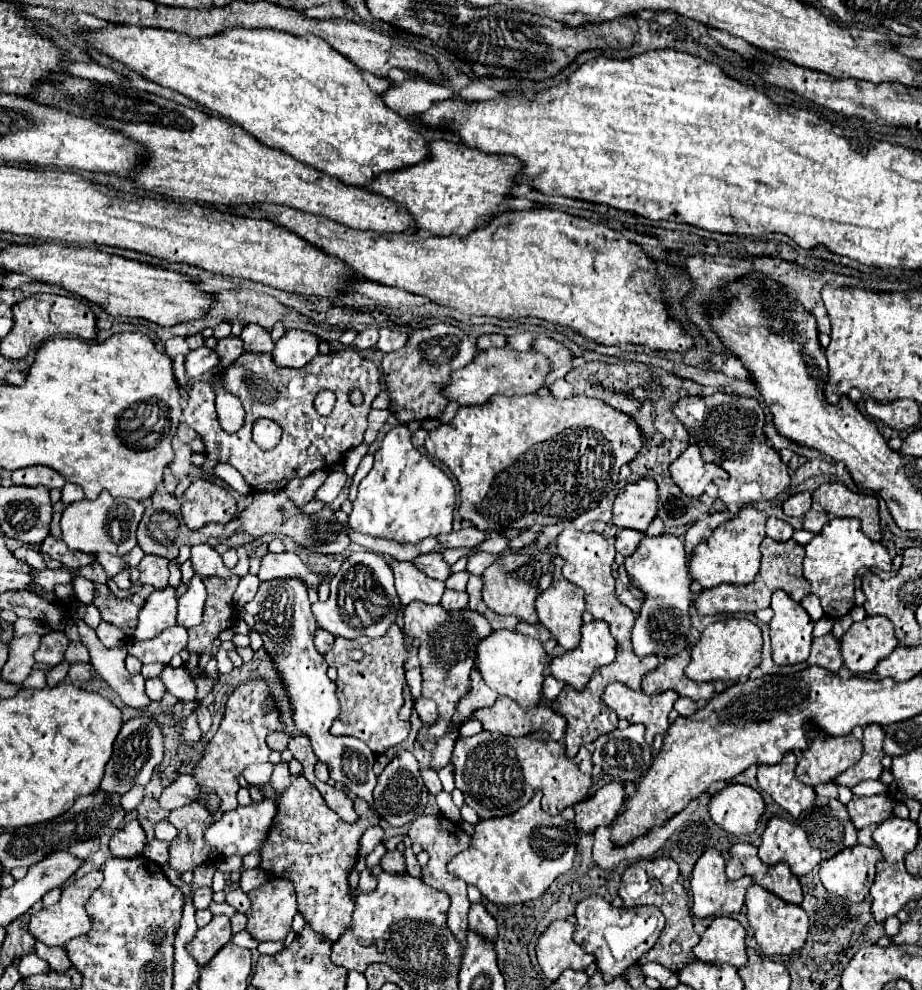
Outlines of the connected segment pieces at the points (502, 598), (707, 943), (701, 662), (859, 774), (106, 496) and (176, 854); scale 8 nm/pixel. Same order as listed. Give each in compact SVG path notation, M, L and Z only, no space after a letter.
M506 554L492 566L482 572L482 600L496 614L512 614L528 624L538 624L538 614L534 608L534 600L538 592L538 580L542 576L542 568L530 554Z
M718 916L700 936L694 954L698 960L704 962L728 962L740 968L748 960L744 938L746 930L738 920L728 916Z
M724 618L710 624L702 634L696 646L692 648L690 664L684 668L686 676L696 682L714 682L714 680L740 680L748 678L752 668L760 664L762 652L762 632L750 620Z
M868 724L864 728L864 752L862 758L850 766L846 772L842 772L840 776L834 778L834 784L838 786L856 786L862 780L878 780L882 774L882 766L880 760L884 758L882 752L882 738L884 738L884 730L876 724Z
M102 492L96 500L78 500L64 508L60 528L62 540L70 550L80 550L86 554L108 552L112 556L126 556L136 546L136 528L140 516L144 514L144 504L130 498L114 498L110 492Z
M190 804L170 812L168 820L180 830L170 844L170 866L180 874L216 858L216 850L204 840L204 830L212 818L202 804Z

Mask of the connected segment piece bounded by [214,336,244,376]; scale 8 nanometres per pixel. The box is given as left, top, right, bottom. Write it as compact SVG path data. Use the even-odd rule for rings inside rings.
M228 336L228 338L220 340L218 346L216 346L216 354L218 354L218 358L220 358L220 364L218 364L218 368L214 370L214 376L222 374L222 370L228 368L242 352L244 352L244 350L242 350L242 344L240 344L238 338Z

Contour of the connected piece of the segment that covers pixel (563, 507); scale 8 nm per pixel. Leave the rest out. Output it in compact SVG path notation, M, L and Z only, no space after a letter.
M548 392L544 396L492 396L486 404L462 406L450 424L430 430L424 442L428 456L444 462L460 484L458 514L484 532L508 528L538 532L542 526L578 518L608 496L618 482L618 470L636 458L640 446L640 428L612 406L588 396L558 400Z

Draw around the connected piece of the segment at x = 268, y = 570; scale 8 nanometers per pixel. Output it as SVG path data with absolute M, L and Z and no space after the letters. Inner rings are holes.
M292 552L282 554L266 554L260 562L260 582L266 580L278 580L278 578L298 578L308 588L320 586L324 582L324 574L316 574L306 568L306 564L300 562L300 558Z

